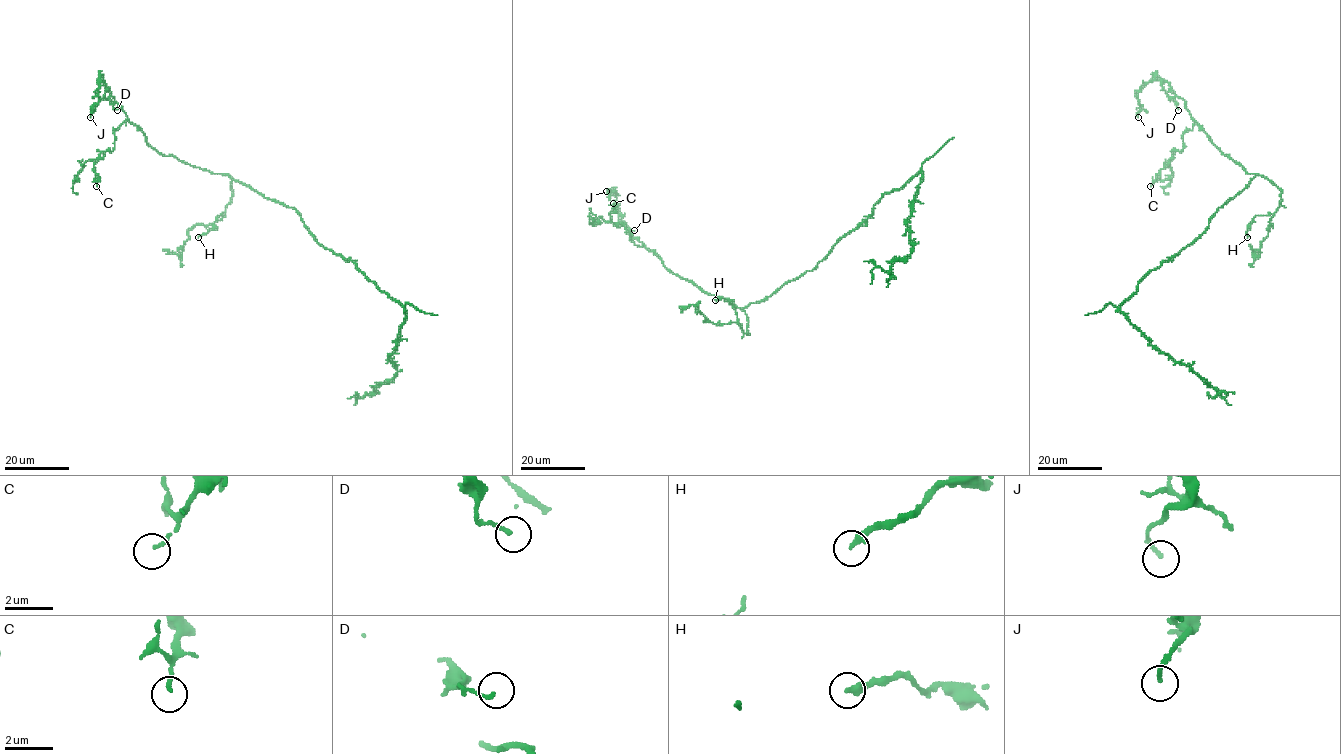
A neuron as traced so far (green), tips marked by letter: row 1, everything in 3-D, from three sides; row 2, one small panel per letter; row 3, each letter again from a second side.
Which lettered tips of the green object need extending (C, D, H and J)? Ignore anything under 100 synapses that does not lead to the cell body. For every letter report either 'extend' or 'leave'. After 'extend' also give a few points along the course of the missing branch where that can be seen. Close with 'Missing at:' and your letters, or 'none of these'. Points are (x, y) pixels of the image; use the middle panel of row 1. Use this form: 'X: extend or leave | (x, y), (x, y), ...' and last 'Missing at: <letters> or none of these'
C: leave
D: leave
H: leave
J: leave
Missing at: none of these

